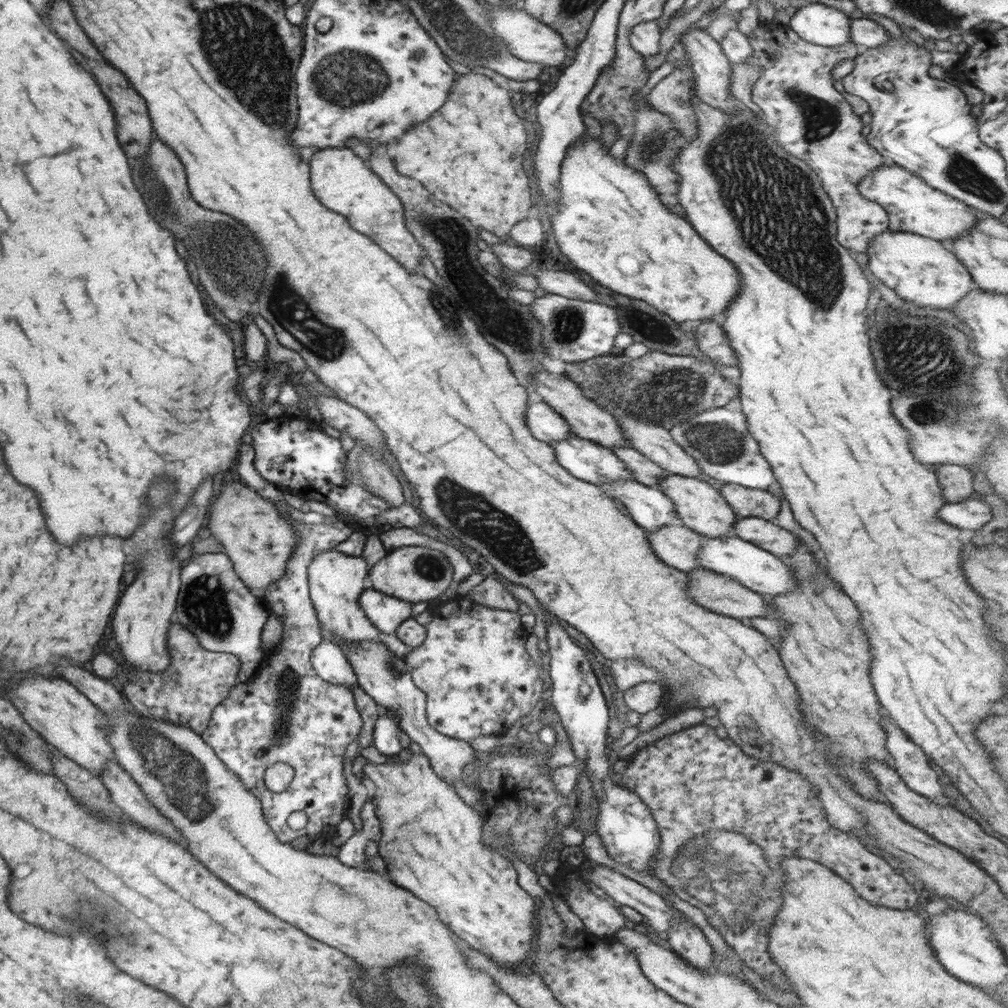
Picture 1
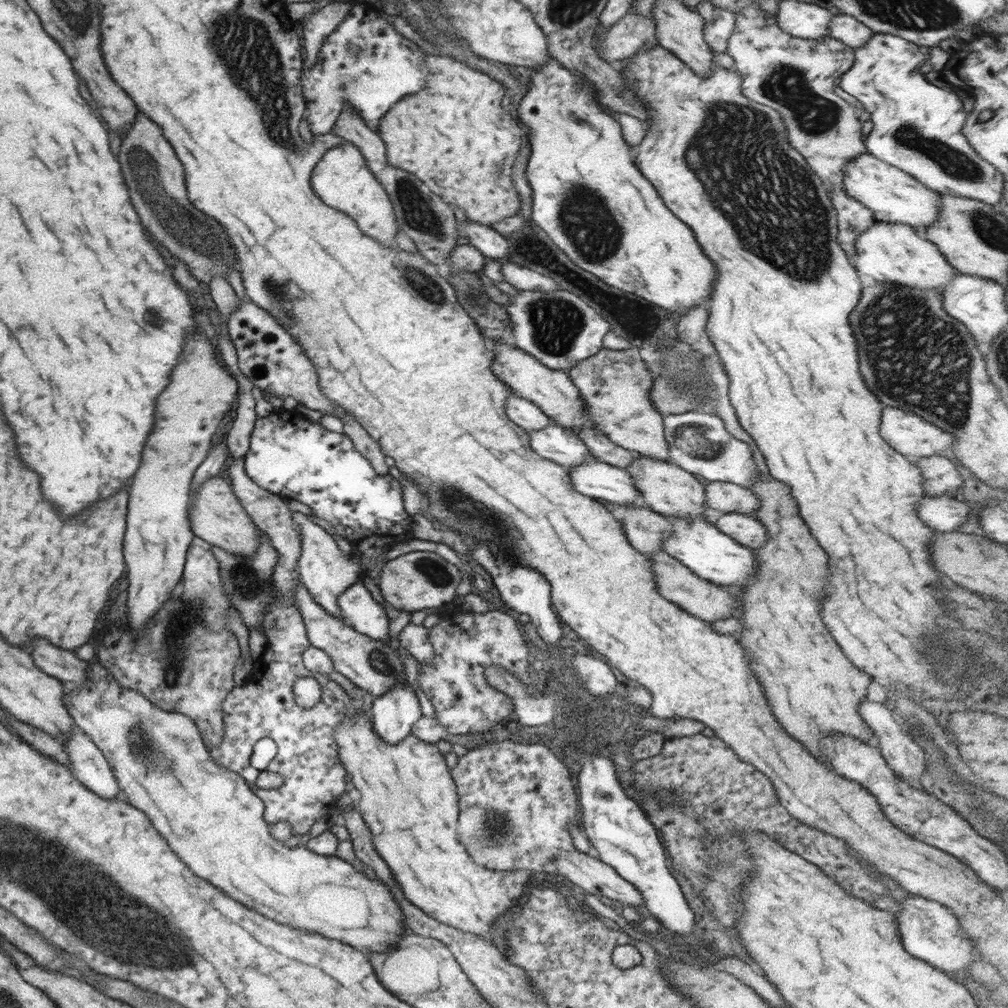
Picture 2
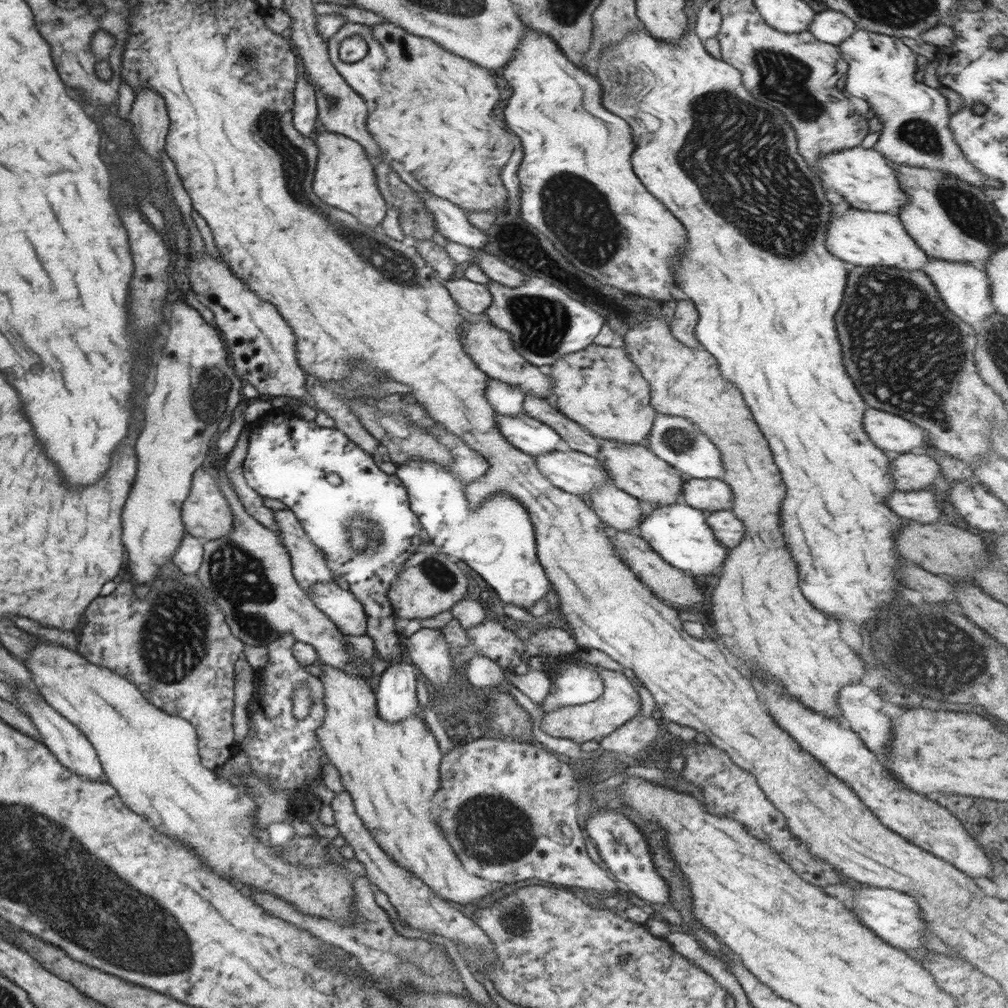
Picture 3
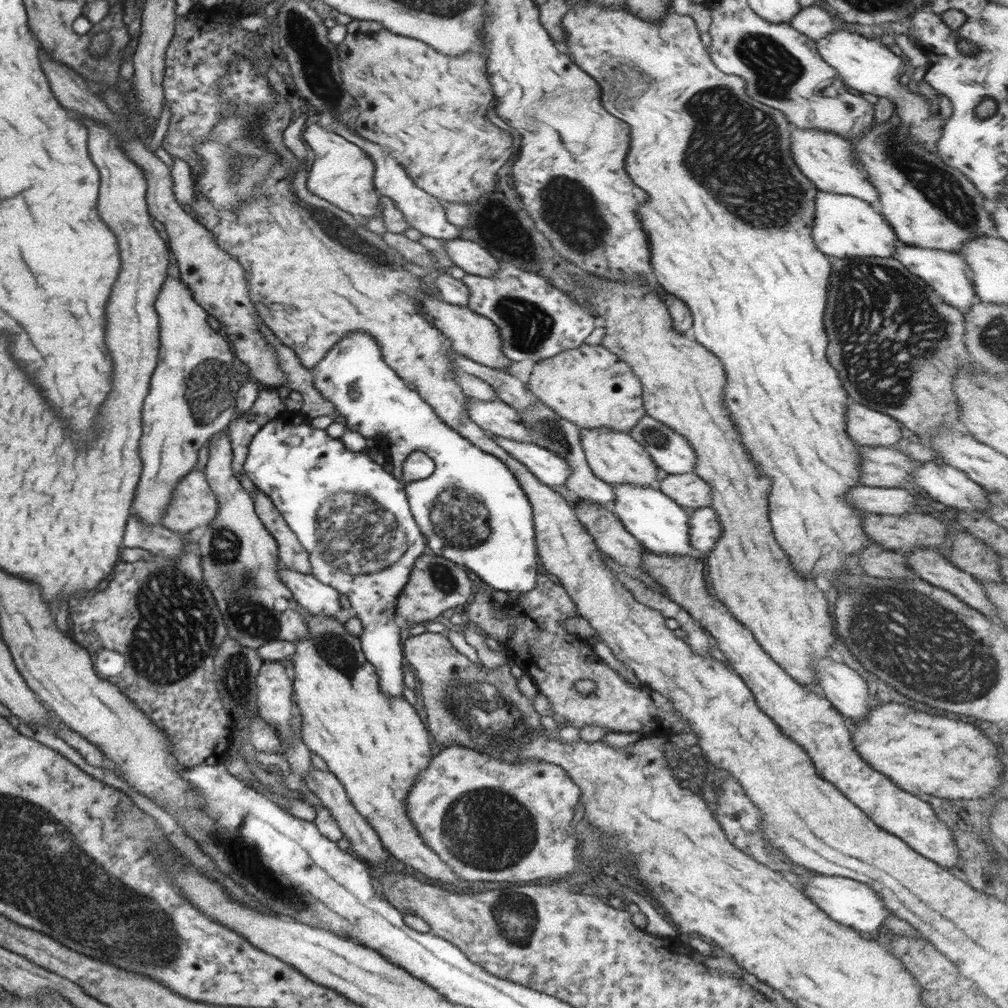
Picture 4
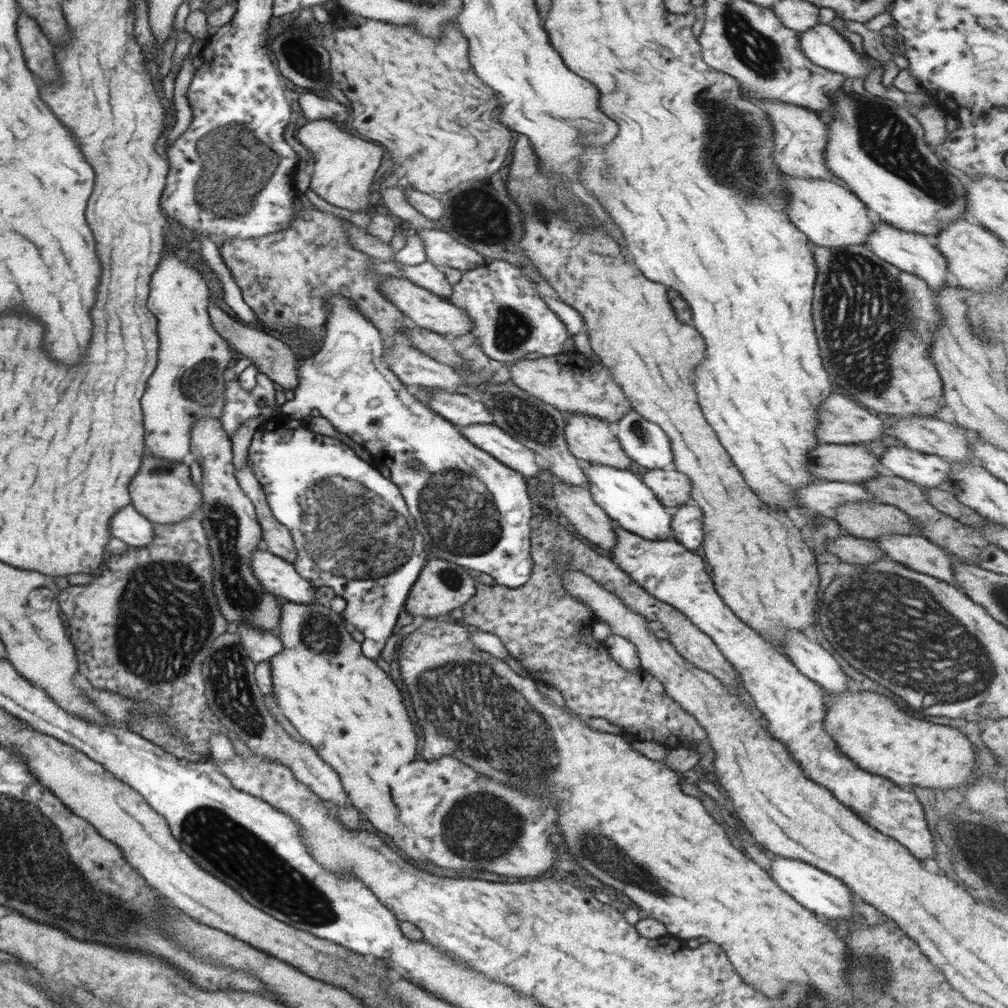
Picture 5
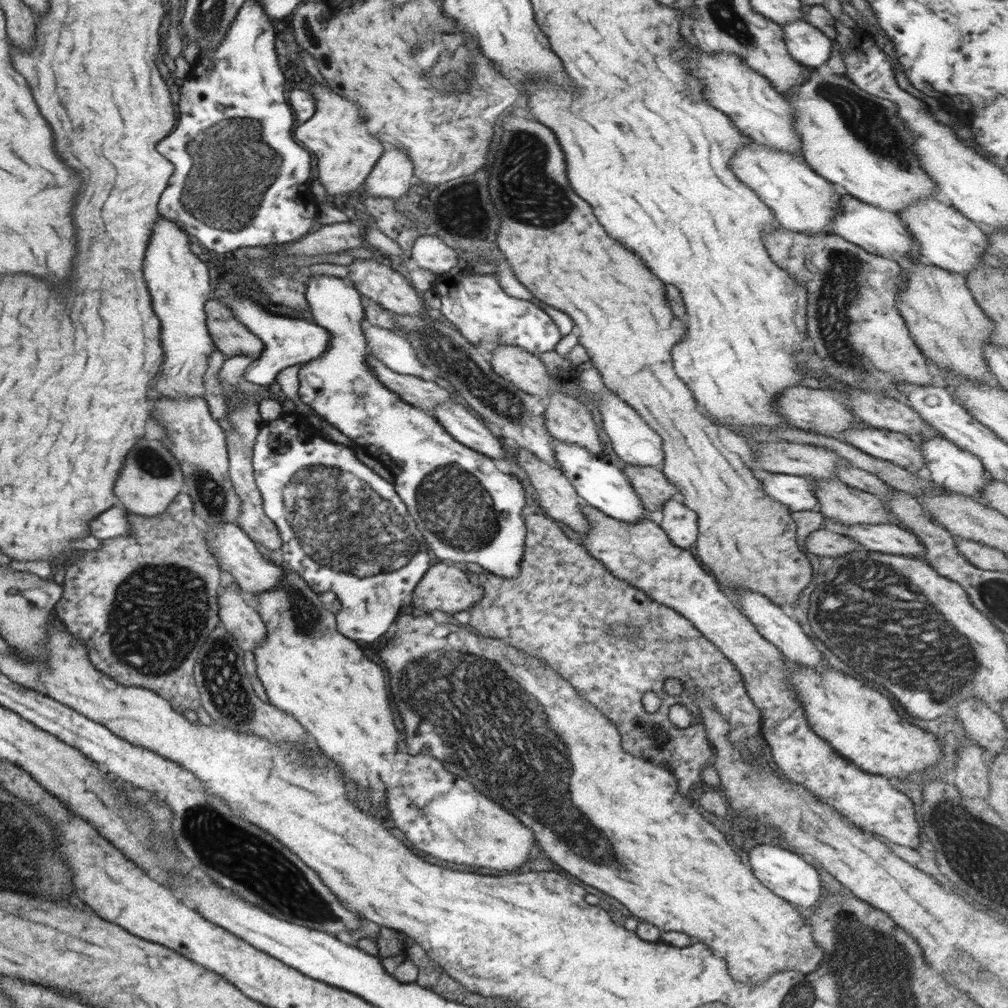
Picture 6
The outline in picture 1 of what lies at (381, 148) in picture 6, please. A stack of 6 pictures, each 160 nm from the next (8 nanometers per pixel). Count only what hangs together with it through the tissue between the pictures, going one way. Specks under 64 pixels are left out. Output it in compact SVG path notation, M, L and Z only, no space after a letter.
M348 147L325 148L314 153L309 165L313 193L323 206L346 217L354 230L370 237L406 270L421 272L420 252L423 247L406 228L402 201L363 158Z

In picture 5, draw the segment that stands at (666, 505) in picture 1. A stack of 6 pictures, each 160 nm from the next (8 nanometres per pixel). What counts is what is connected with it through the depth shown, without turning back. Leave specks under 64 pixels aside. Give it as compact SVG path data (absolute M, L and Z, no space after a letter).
M474 423L456 427L478 448L489 452L496 460L519 472L525 478L539 474L544 467L533 450L526 448L494 424Z

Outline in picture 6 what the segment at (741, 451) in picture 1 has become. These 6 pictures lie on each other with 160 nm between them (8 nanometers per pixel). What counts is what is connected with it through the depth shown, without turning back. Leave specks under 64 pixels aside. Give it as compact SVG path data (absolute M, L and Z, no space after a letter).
M591 361L580 363L576 367L575 382L581 388L591 392L593 396L597 396L595 400L597 400L597 407L603 422L603 430L610 438L612 450L628 464L662 467L664 454L661 436L658 436L658 433L650 428L629 404L626 404L624 400L604 384L599 370Z

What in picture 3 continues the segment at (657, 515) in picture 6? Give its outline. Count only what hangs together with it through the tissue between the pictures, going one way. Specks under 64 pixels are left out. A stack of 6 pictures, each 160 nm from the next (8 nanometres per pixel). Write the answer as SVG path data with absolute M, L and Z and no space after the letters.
M690 478L682 485L681 494L682 502L701 511L728 510L733 501L728 484L715 478Z

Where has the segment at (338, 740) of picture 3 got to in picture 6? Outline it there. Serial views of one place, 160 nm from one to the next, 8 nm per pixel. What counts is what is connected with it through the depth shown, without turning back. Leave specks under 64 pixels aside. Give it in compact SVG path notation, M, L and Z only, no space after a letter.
M275 562L276 566L284 569L284 577L286 580L280 584L276 590L270 590L270 592L262 592L256 595L258 600L258 613L260 614L261 620L266 626L266 638L261 642L252 653L254 653L254 662L256 663L257 676L264 685L264 690L268 695L270 704L273 704L276 708L281 711L289 712L298 722L310 733L317 742L317 752L326 754L326 756L332 759L342 770L350 780L358 782L359 788L370 788L370 801L372 806L376 808L387 807L386 798L386 784L384 784L384 778L392 778L392 760L390 756L394 756L397 750L398 742L398 730L394 726L394 712L392 712L392 706L390 705L389 693L386 690L386 682L384 681L382 668L374 662L370 662L360 645L355 640L346 638L341 632L337 630L336 616L326 609L324 603L322 603L321 597L314 593L302 578L298 576L294 570L291 570L288 564L284 562Z

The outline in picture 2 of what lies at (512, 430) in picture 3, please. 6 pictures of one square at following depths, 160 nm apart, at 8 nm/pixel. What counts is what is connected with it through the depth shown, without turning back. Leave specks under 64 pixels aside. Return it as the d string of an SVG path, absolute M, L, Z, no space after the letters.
M550 422L542 430L527 431L534 452L562 467L572 468L596 459L583 440L569 428Z

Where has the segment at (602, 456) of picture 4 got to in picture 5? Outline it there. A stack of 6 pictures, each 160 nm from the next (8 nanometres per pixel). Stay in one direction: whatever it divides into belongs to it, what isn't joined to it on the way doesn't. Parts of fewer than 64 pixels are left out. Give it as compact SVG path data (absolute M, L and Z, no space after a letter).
M564 414L566 417L565 437L569 451L581 463L600 463L602 466L618 470L634 470L633 460L625 453L613 425L592 415Z

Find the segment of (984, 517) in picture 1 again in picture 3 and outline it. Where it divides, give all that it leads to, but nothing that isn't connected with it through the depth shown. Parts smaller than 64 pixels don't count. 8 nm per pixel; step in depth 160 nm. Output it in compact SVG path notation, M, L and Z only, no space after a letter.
M924 489L919 491L892 491L886 499L891 511L898 516L921 523L936 523L943 513L936 506L934 491Z

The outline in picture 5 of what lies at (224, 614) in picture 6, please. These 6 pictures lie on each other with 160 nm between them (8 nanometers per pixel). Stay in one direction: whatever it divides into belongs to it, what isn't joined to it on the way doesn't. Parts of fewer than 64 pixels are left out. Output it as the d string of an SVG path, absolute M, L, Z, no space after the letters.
M240 624L231 629L240 635L242 646L255 663L268 661L282 650L282 641L273 631L248 628L246 624Z

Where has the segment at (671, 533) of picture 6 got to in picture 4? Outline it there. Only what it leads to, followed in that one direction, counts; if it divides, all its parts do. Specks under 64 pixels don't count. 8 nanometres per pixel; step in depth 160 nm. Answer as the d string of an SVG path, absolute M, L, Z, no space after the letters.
M710 506L688 510L688 513L690 544L701 553L712 551L722 532L717 512Z

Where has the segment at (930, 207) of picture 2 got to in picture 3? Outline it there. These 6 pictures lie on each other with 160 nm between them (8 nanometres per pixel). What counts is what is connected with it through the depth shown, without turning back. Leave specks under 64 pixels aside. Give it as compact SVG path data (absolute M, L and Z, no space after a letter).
M861 145L850 150L842 150L825 154L813 166L813 171L818 175L818 178L823 182L824 189L835 190L840 192L845 198L844 204L852 208L858 208L866 212L882 212L897 215L900 208L904 208L904 204L909 199L909 196L901 190L901 184L894 169L888 163L887 158L874 149L862 148Z

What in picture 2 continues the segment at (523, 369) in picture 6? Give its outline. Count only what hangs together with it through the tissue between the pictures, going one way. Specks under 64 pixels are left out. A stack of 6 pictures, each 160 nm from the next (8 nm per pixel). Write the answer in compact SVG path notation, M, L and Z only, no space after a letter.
M637 347L627 350L603 349L565 371L574 386L579 388L581 399L585 402L585 414L602 435L635 454L670 462L664 416L652 402L653 378Z

